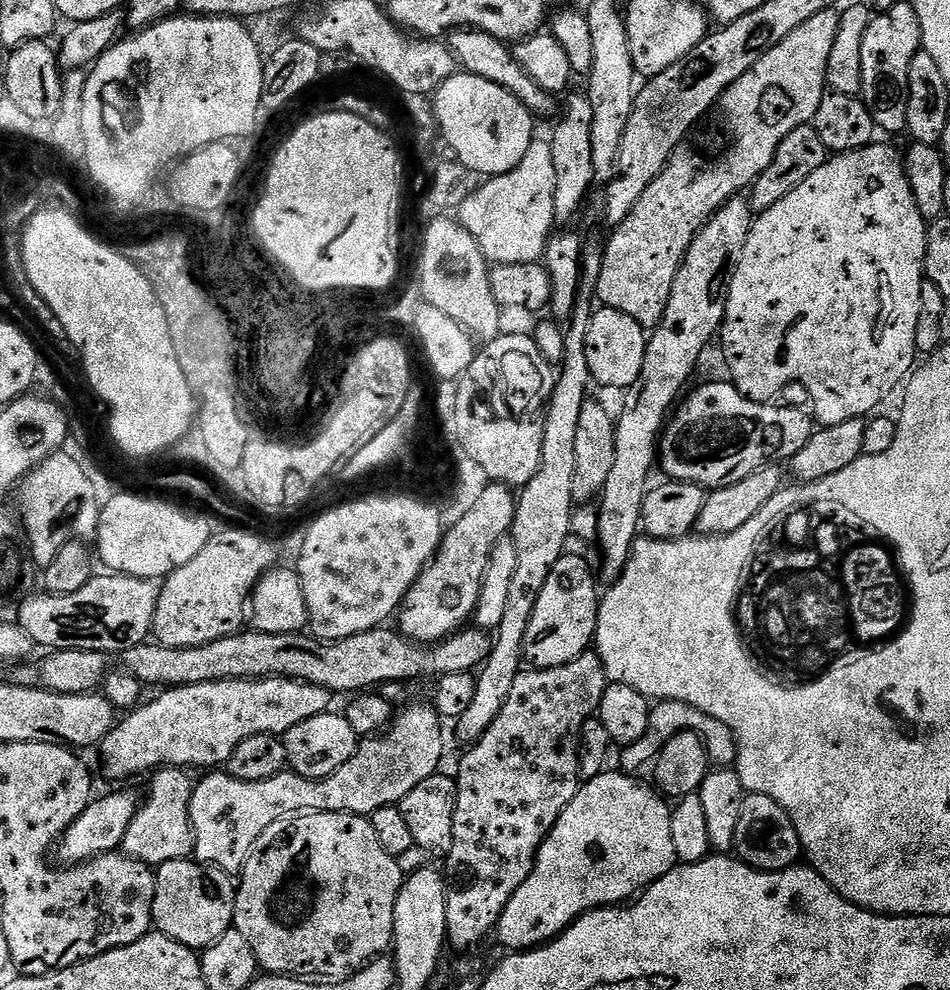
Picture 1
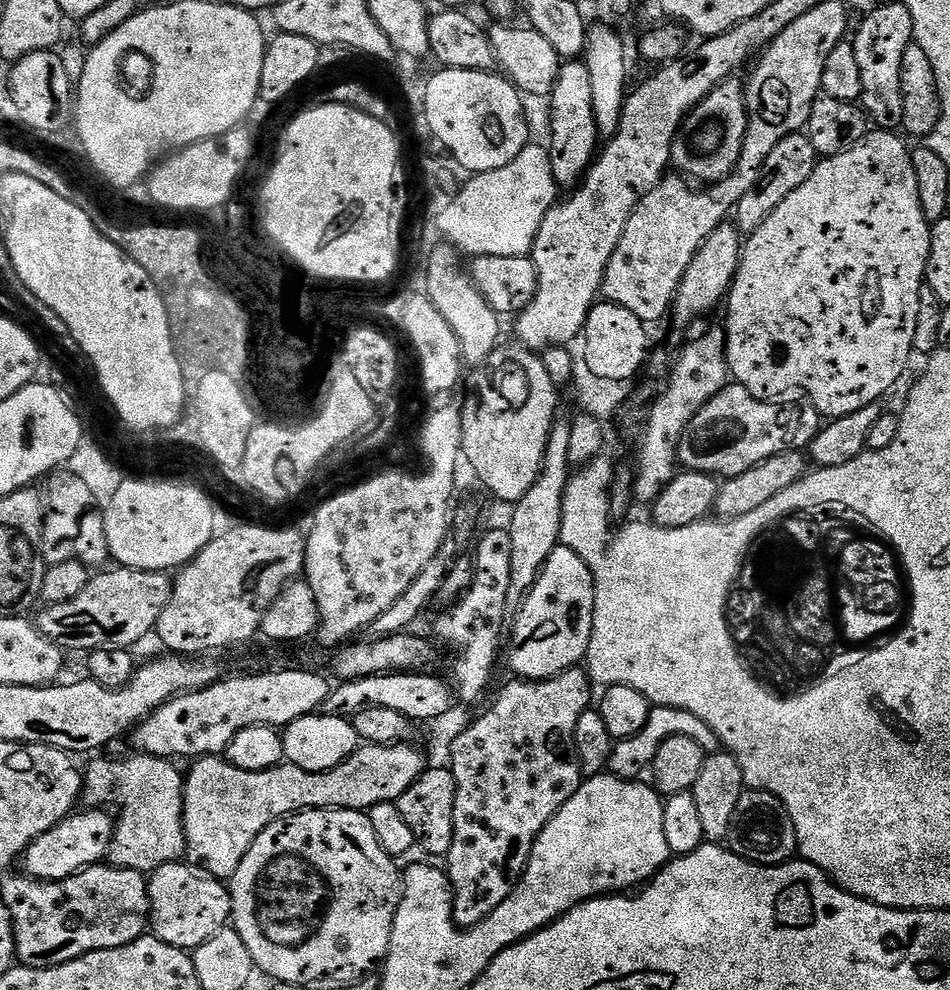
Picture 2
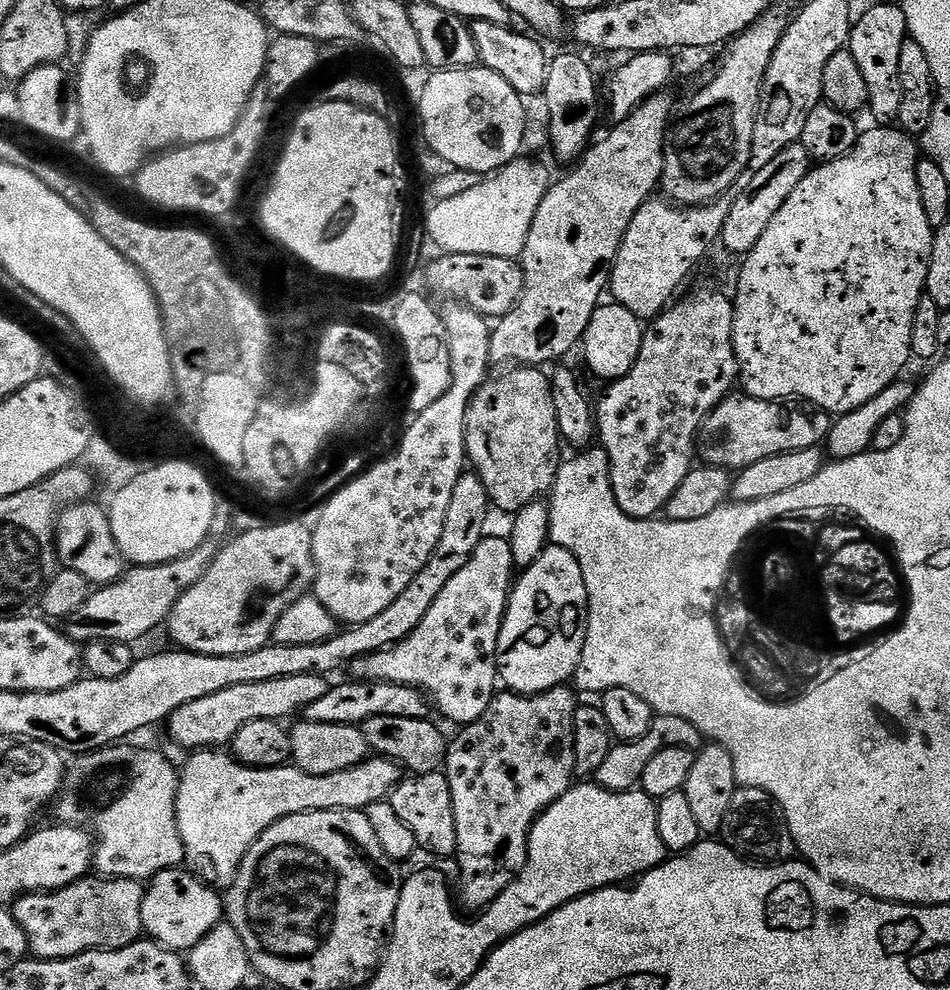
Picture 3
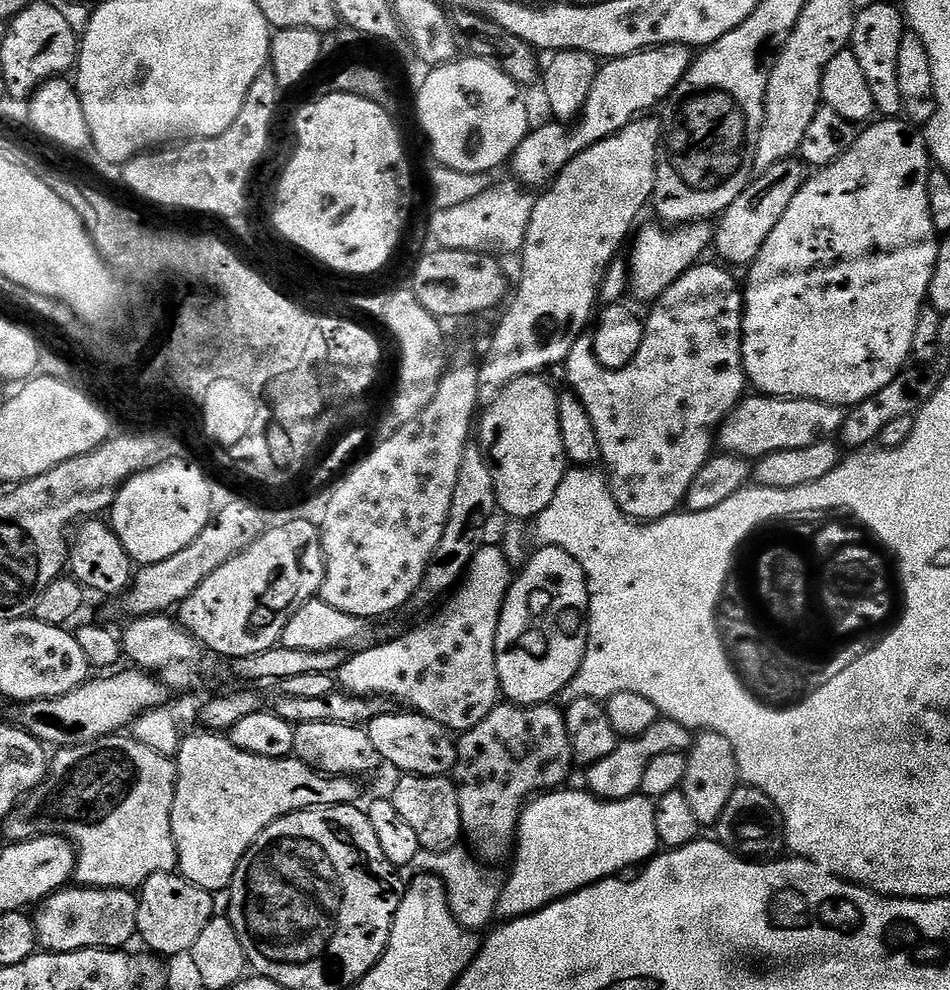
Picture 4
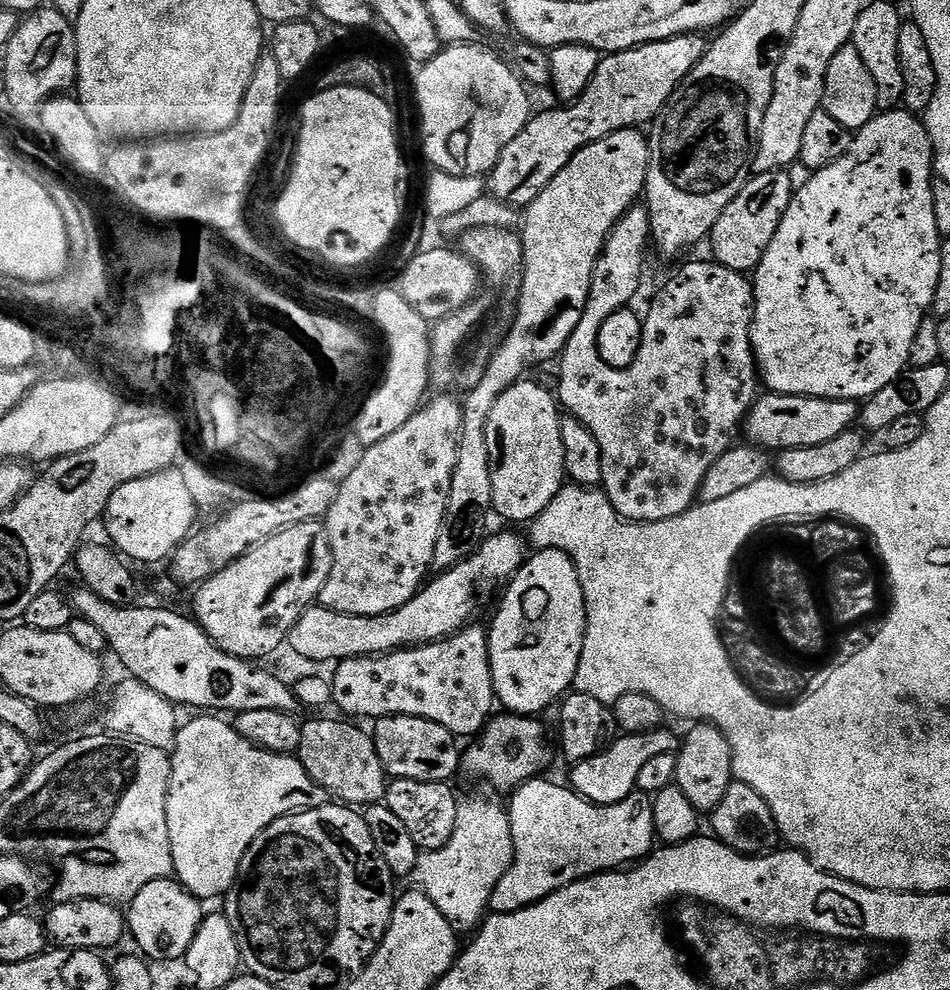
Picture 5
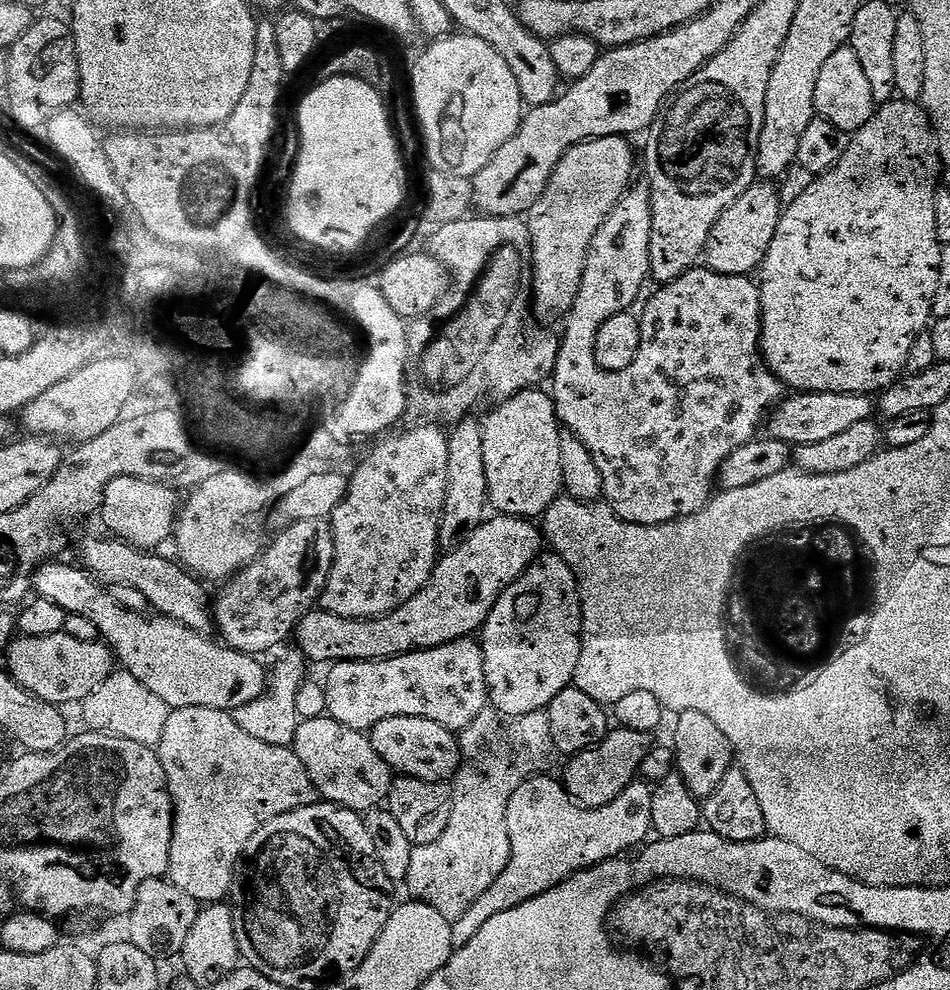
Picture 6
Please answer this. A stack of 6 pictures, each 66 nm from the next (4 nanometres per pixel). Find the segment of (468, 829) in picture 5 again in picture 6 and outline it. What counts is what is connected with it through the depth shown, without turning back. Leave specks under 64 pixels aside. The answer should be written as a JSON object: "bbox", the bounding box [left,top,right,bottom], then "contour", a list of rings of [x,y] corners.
{"bbox":[406,710,557,922],"contour":[[[486,710],[478,714],[474,722],[470,722],[466,731],[459,733],[458,739],[464,761],[451,785],[450,823],[446,826],[442,838],[438,838],[438,842],[430,842],[430,846],[413,847],[406,881],[408,892],[412,895],[409,897],[413,901],[434,906],[434,910],[438,910],[438,914],[442,914],[442,918],[450,922],[457,922],[456,920],[462,919],[476,903],[480,904],[490,886],[498,882],[502,870],[506,870],[512,857],[506,806],[510,806],[514,790],[518,790],[518,786],[522,786],[524,780],[547,773],[552,764],[552,756],[557,755],[550,734],[550,718],[547,711],[505,718],[495,710]]]}

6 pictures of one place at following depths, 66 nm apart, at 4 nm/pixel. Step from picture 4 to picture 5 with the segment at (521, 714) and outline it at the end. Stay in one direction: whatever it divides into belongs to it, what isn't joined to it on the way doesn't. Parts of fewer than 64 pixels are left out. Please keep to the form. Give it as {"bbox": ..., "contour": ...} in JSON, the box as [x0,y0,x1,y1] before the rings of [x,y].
{"bbox":[466,714,554,794],"contour":[[[515,714],[493,715],[484,728],[471,741],[476,756],[467,757],[466,772],[485,780],[492,788],[511,794],[528,780],[543,777],[552,764],[554,744],[548,741],[548,732],[539,724],[539,719]]]}

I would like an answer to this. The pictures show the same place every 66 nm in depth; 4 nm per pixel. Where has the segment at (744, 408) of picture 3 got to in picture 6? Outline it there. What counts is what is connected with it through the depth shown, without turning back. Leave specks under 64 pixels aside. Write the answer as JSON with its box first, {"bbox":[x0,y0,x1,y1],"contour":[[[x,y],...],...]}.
{"bbox":[766,392,874,446],"contour":[[[806,392],[792,394],[789,400],[783,399],[770,412],[766,424],[767,435],[773,440],[781,440],[793,446],[822,442],[837,434],[851,430],[856,423],[873,419],[874,400],[862,392]]]}

